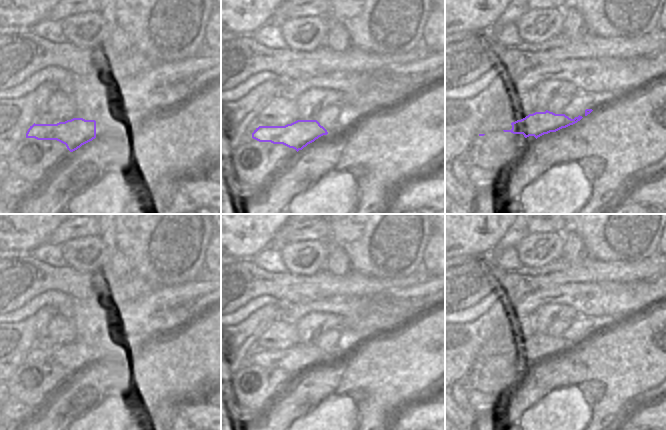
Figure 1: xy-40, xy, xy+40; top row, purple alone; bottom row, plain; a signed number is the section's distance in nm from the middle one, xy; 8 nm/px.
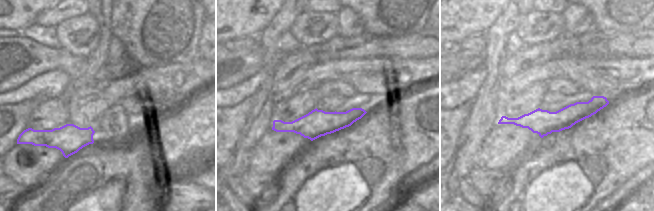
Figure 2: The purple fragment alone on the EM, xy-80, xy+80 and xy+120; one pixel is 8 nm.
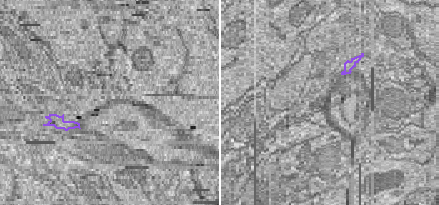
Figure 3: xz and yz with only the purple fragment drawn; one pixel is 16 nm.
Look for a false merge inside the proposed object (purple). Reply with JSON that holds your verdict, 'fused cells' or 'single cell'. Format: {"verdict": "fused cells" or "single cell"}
{"verdict": "single cell"}

